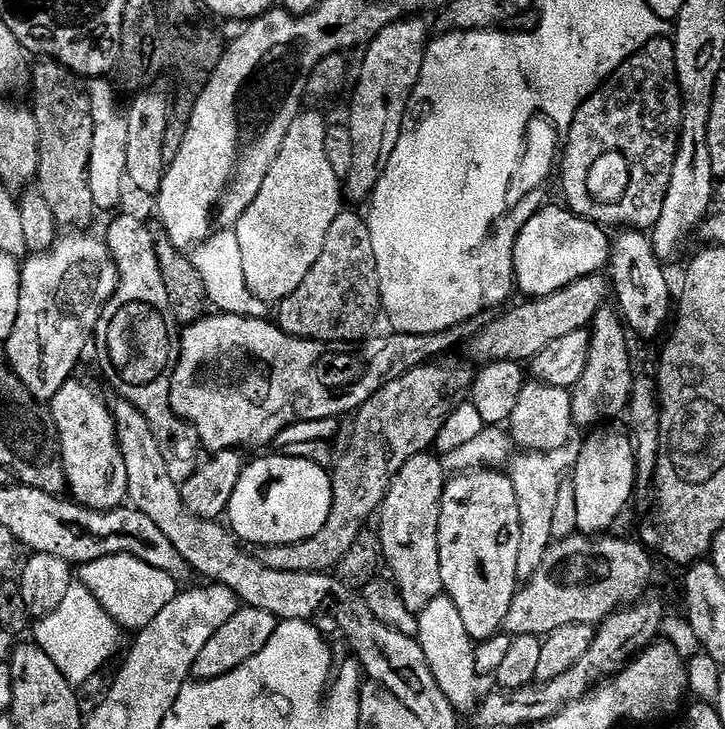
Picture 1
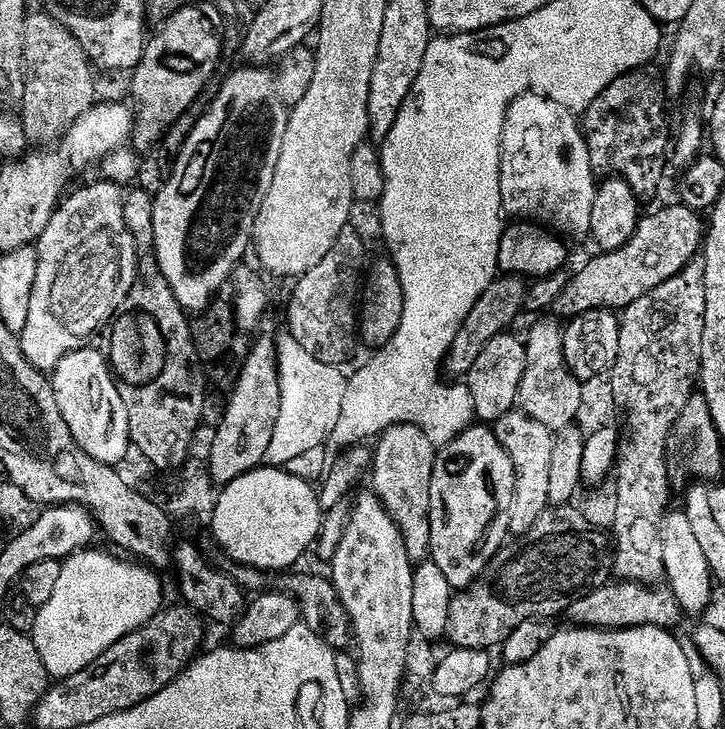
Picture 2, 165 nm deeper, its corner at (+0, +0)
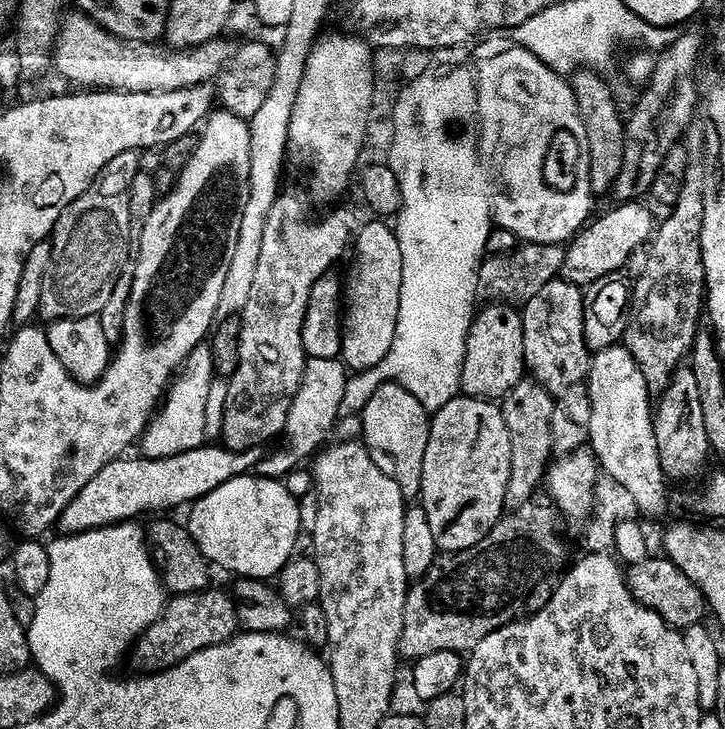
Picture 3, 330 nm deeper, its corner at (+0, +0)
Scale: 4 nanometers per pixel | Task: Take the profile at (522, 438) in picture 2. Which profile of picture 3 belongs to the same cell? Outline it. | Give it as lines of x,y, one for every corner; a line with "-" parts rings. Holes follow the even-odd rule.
521,380
502,401
506,426
512,439
512,474
508,487
509,509
521,508
527,500
533,499
545,483
548,469
554,460
552,446
552,419
556,409
553,393
548,392
537,380

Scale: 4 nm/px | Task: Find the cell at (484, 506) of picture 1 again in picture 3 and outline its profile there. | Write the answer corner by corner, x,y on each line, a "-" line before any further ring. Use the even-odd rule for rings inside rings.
461,394
431,417
432,433
420,496
441,553
476,548
506,515
512,474
512,439
503,407

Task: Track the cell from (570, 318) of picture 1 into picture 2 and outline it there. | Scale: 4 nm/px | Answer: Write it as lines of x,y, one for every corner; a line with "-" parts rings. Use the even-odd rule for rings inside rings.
682,202
675,203
669,208
660,208
649,216
648,213
641,215
640,224
634,230
634,238
630,238
630,242
613,252
600,252
593,260
586,261
581,266
580,273
569,279
566,290
558,294
554,305
555,315
560,318
573,318
588,311
629,308
631,304
638,302
638,298
642,298
642,294
662,286
662,282
674,278
674,274
678,274
690,261
697,259
701,255
706,235
705,221
701,213
695,212
693,208
686,207

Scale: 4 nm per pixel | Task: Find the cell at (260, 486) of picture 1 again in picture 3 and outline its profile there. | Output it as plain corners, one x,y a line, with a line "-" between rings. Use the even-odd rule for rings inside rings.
249,474
218,486
191,505
192,517
186,520
186,527
204,557
217,569
225,568
236,578
268,582
271,576
279,577
297,555
296,543
302,537
301,505
279,479

